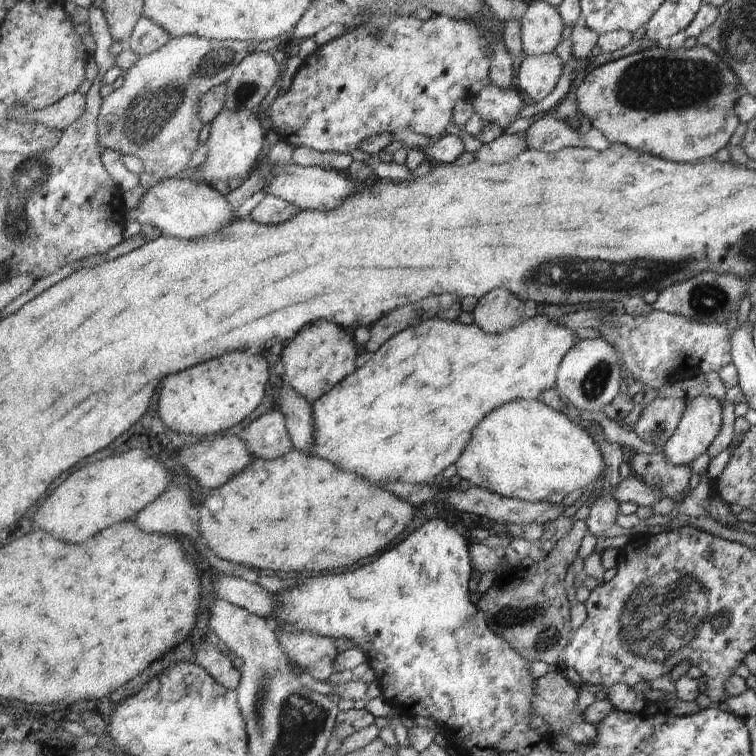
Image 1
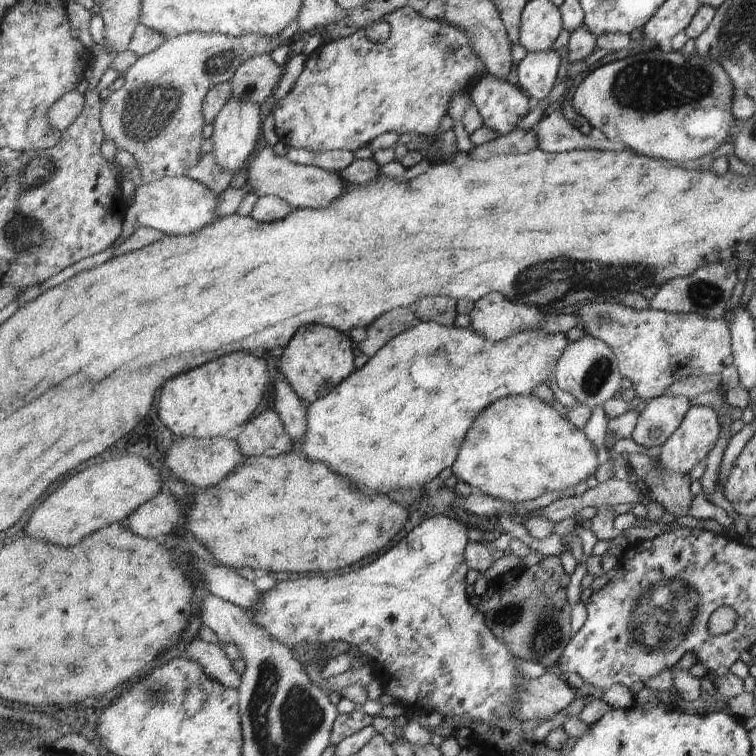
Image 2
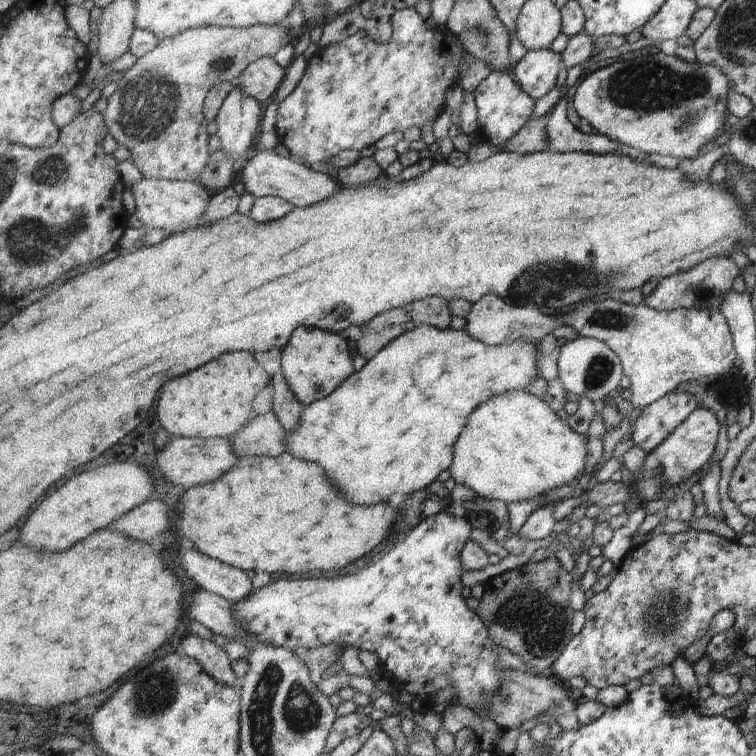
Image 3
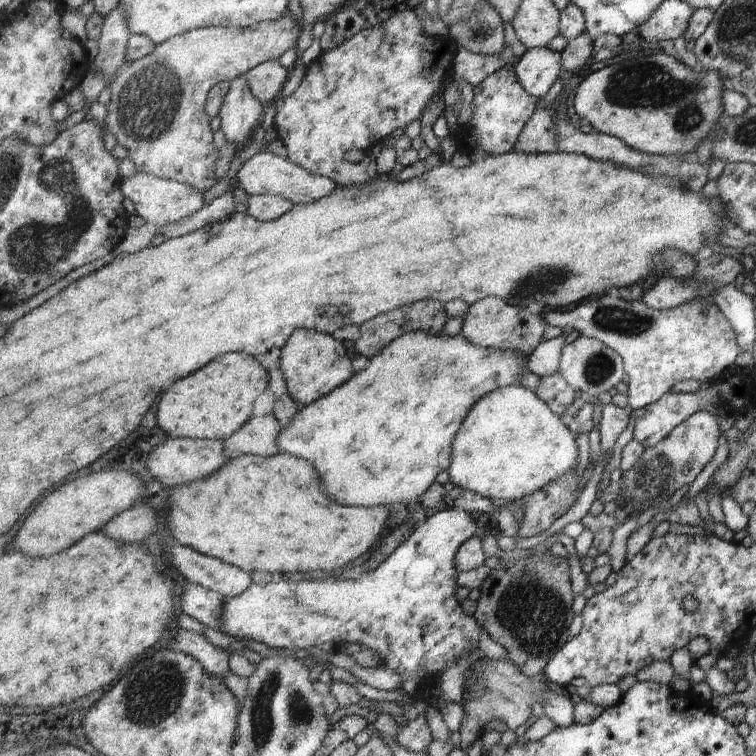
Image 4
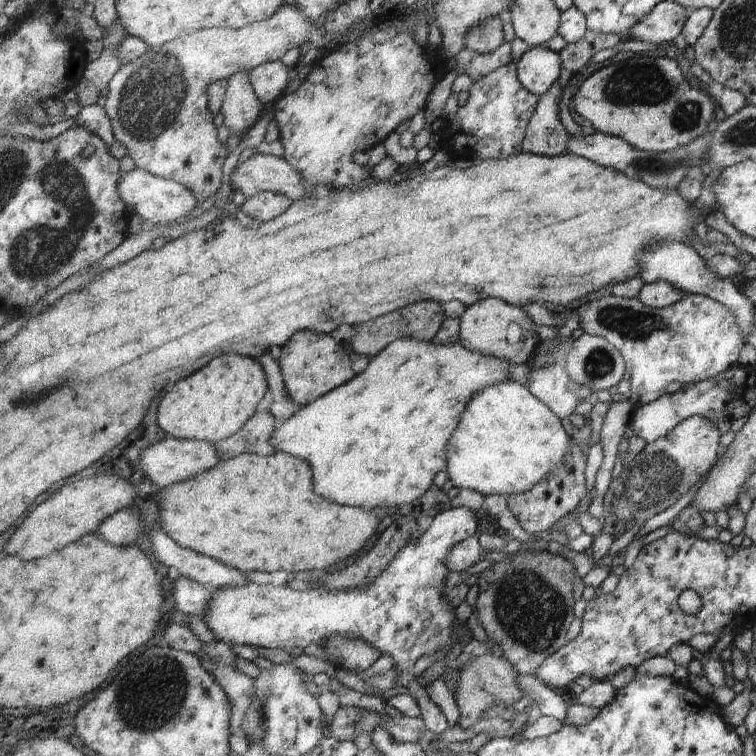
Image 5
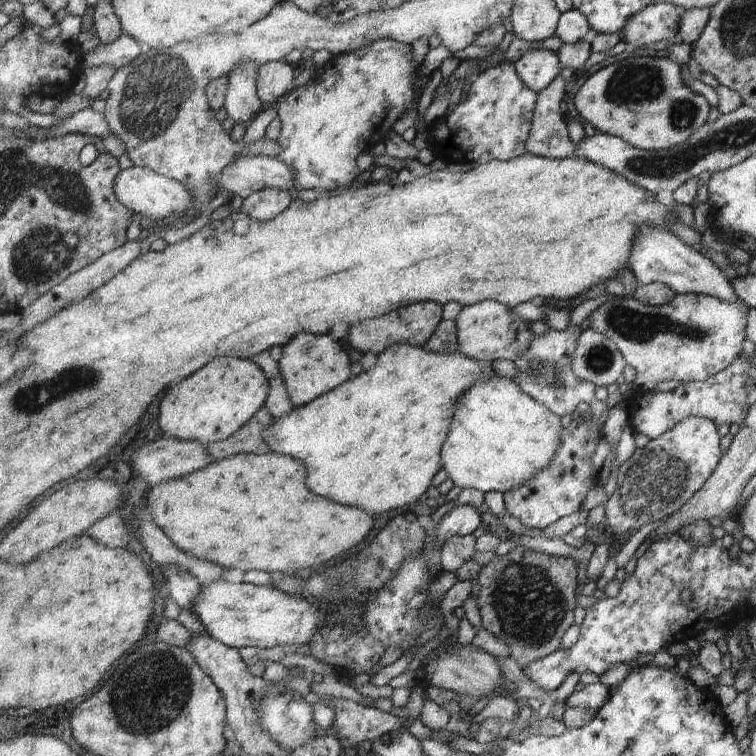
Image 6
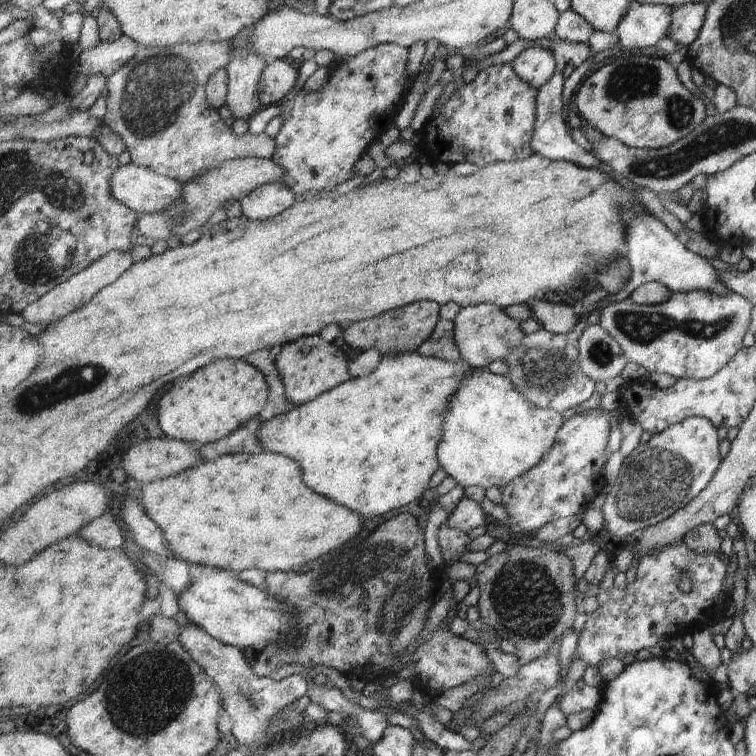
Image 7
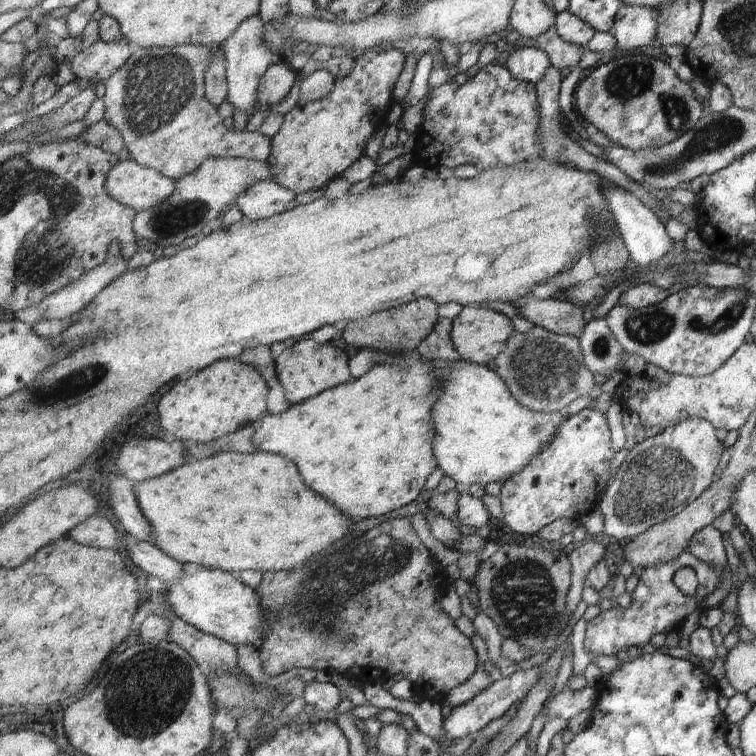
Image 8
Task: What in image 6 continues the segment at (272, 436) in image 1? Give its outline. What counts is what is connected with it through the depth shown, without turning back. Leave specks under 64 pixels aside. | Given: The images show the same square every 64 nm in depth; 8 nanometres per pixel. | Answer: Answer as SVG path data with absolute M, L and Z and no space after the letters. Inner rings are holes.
M264 406L241 430L225 440L206 445L207 450L214 460L231 458L239 453L269 454L272 450L267 446L262 434L274 420L275 418Z

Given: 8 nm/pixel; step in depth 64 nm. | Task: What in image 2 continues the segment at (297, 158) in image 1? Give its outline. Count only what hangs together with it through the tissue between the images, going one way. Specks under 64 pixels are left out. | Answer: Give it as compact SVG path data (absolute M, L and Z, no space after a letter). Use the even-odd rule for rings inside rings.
M290 147L287 156L291 161L304 165L313 165L324 168L331 173L340 173L349 168L356 160L356 153L349 149L337 149L327 153L311 152L307 149Z

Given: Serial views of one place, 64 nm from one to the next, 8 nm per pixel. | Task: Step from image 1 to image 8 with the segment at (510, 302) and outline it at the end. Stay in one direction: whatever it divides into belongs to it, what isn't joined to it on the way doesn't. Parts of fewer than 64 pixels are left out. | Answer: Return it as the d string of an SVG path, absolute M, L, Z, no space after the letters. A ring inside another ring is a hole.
M465 307L455 318L451 331L452 341L463 359L486 365L495 360L507 346L509 337L515 332L511 319L503 313L485 307Z

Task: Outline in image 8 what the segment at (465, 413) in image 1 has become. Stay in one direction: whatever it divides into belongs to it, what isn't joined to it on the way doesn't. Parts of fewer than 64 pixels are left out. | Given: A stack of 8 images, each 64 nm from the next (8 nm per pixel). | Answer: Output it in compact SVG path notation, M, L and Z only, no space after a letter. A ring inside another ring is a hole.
M418 352L411 354L411 367L398 367L397 365L377 365L373 367L363 378L353 379L345 384L336 386L335 388L326 390L309 400L303 401L301 404L293 405L285 412L277 415L267 415L261 419L261 424L255 432L254 444L259 450L267 450L270 453L282 454L285 458L295 462L301 468L303 480L307 482L307 486L311 486L311 490L315 490L317 494L321 494L323 498L327 498L329 502L333 502L343 514L351 516L351 518L375 518L375 516L385 516L397 508L403 508L407 504L411 504L425 493L425 482L431 476L431 472L439 467L437 459L434 455L434 438L436 435L435 425L432 422L432 408L438 399L438 390L442 389L436 375L434 374L434 362L421 358Z

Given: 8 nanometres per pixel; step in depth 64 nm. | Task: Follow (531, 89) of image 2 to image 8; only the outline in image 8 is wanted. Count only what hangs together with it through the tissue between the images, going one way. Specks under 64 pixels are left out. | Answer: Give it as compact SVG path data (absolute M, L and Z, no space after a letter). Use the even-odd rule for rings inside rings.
M523 47L511 52L506 60L507 70L515 78L537 84L552 65L549 55L537 47Z

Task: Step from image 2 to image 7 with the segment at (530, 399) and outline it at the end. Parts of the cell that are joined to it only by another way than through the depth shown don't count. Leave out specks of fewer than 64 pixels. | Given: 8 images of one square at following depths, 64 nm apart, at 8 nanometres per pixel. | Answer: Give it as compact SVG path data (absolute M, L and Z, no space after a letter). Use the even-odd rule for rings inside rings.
M473 368L450 396L444 410L444 433L438 444L440 466L463 488L471 485L506 487L543 460L553 448L564 422L565 418L559 411L542 409L523 398L507 375Z

